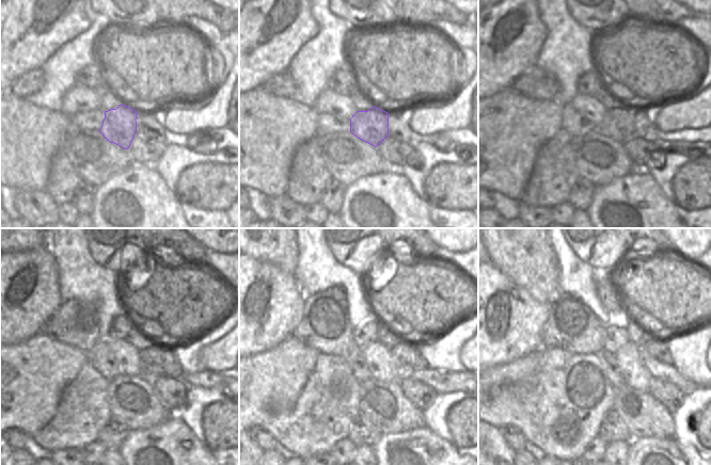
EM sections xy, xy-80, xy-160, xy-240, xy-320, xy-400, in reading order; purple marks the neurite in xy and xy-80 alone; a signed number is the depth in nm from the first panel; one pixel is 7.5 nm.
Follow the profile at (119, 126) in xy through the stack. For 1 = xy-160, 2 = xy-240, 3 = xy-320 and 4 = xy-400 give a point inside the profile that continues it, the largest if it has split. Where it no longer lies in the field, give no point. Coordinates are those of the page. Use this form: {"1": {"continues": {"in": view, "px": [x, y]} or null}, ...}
{"1": {"continues": {"in": "xy-160", "px": [618, 124]}}, "2": {"continues": {"in": "xy-240", "px": [152, 359]}}, "3": {"continues": {"in": "xy-320", "px": [403, 354]}}, "4": {"continues": {"in": "xy-400", "px": [647, 350]}}}

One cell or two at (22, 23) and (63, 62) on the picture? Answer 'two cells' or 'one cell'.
two cells

